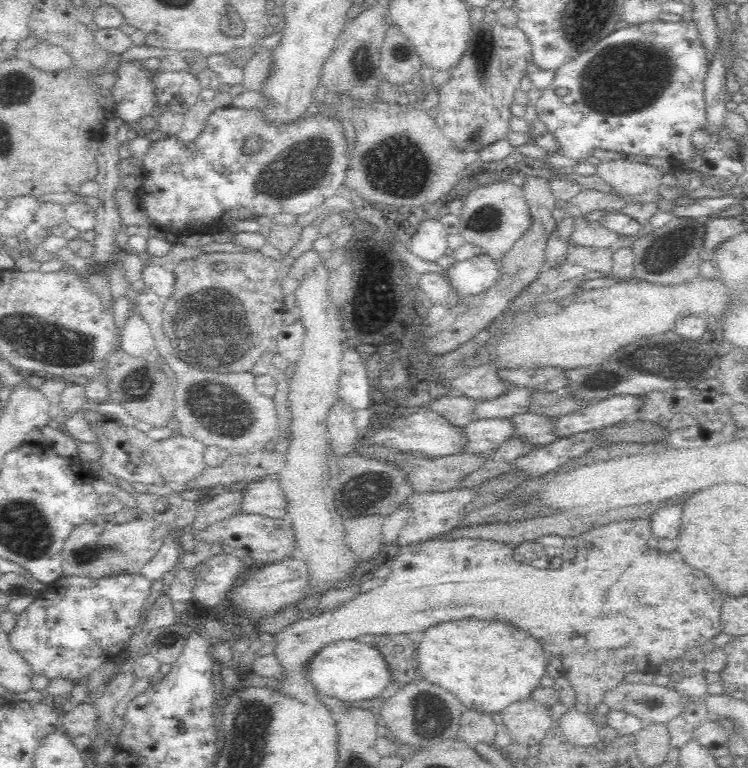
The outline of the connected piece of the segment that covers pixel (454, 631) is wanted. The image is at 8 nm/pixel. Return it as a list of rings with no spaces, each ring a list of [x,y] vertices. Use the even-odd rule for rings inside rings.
[[[458,618],[450,622],[442,622],[438,626],[430,626],[424,632],[424,640],[418,648],[416,668],[419,676],[424,672],[426,678],[460,698],[466,706],[484,708],[488,712],[502,710],[508,704],[514,704],[540,687],[540,680],[546,673],[546,656],[544,648],[530,632],[518,628],[506,620],[482,620],[482,618]]]

